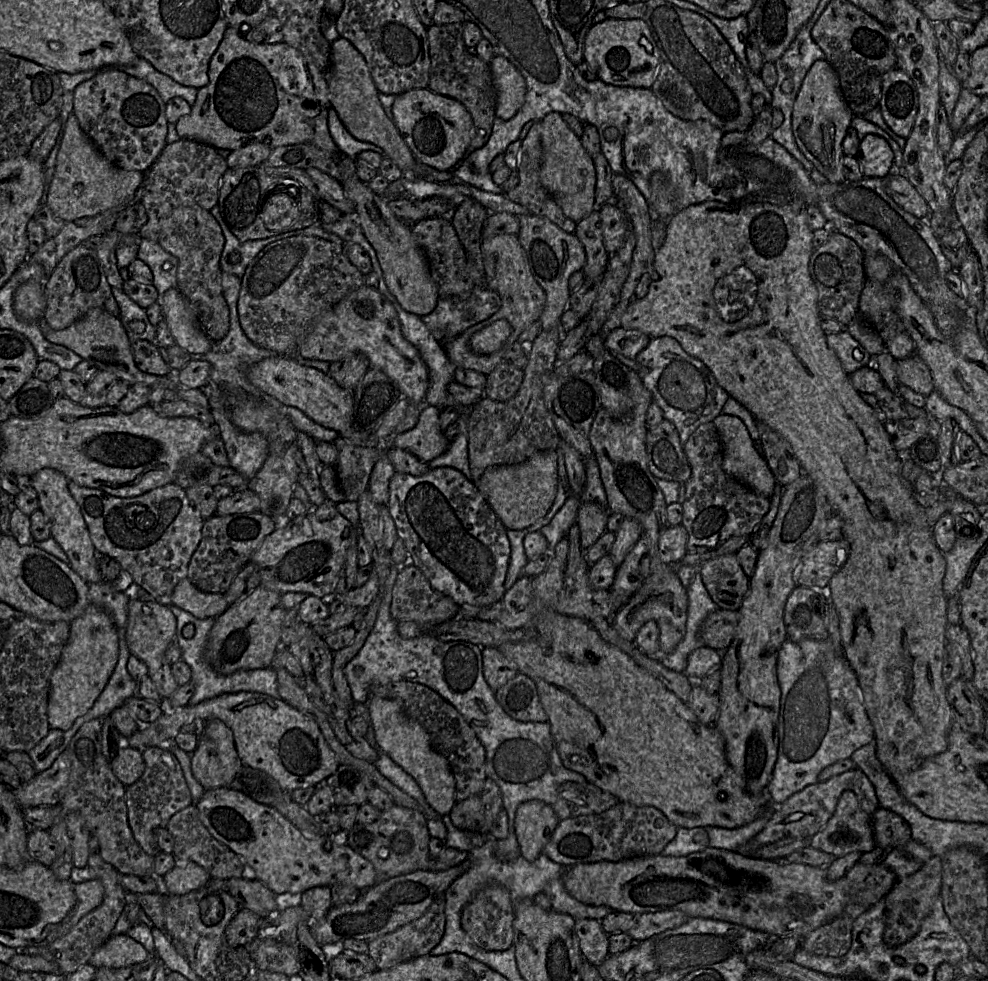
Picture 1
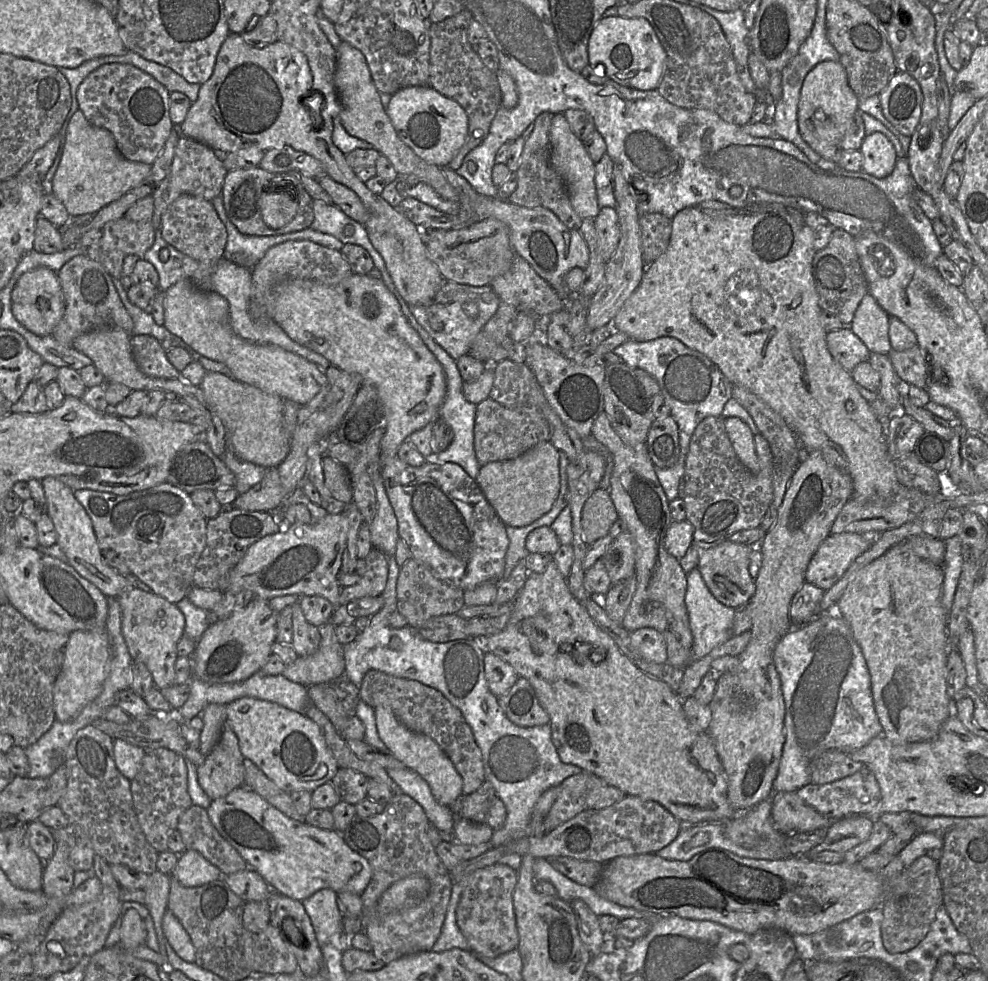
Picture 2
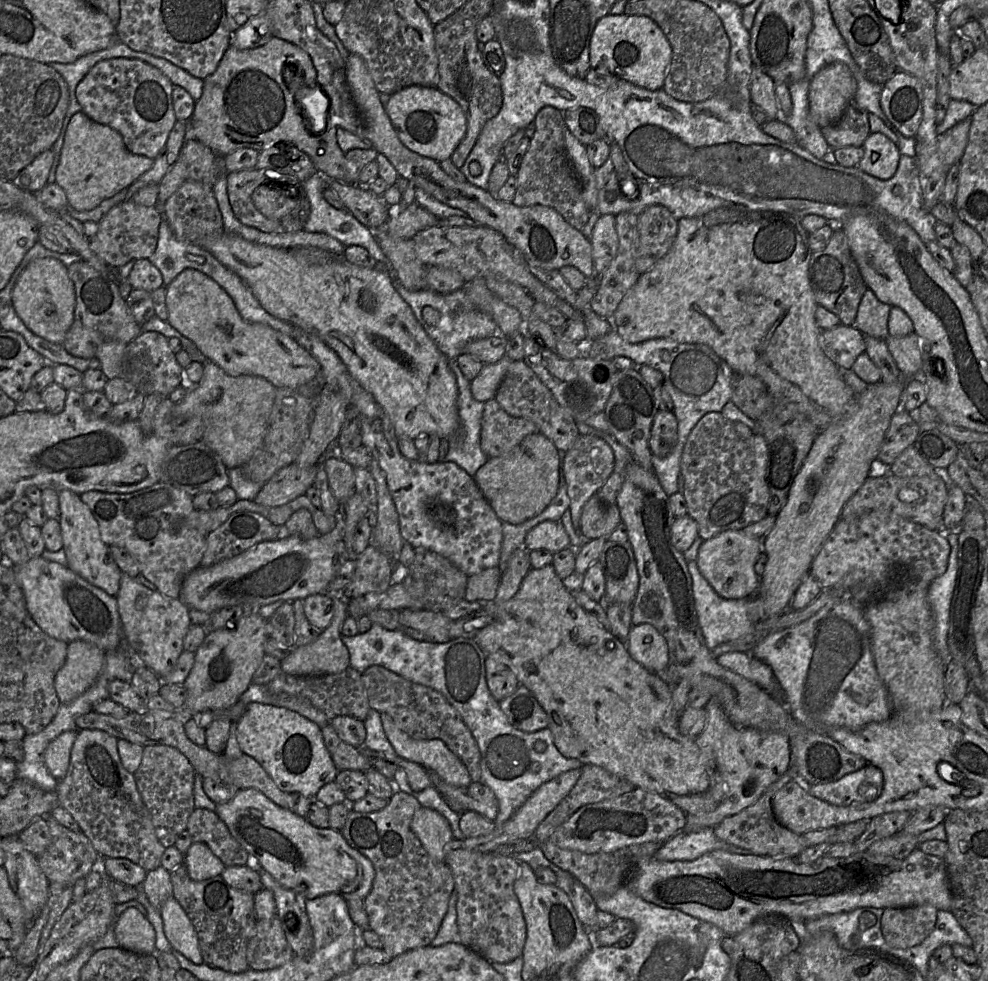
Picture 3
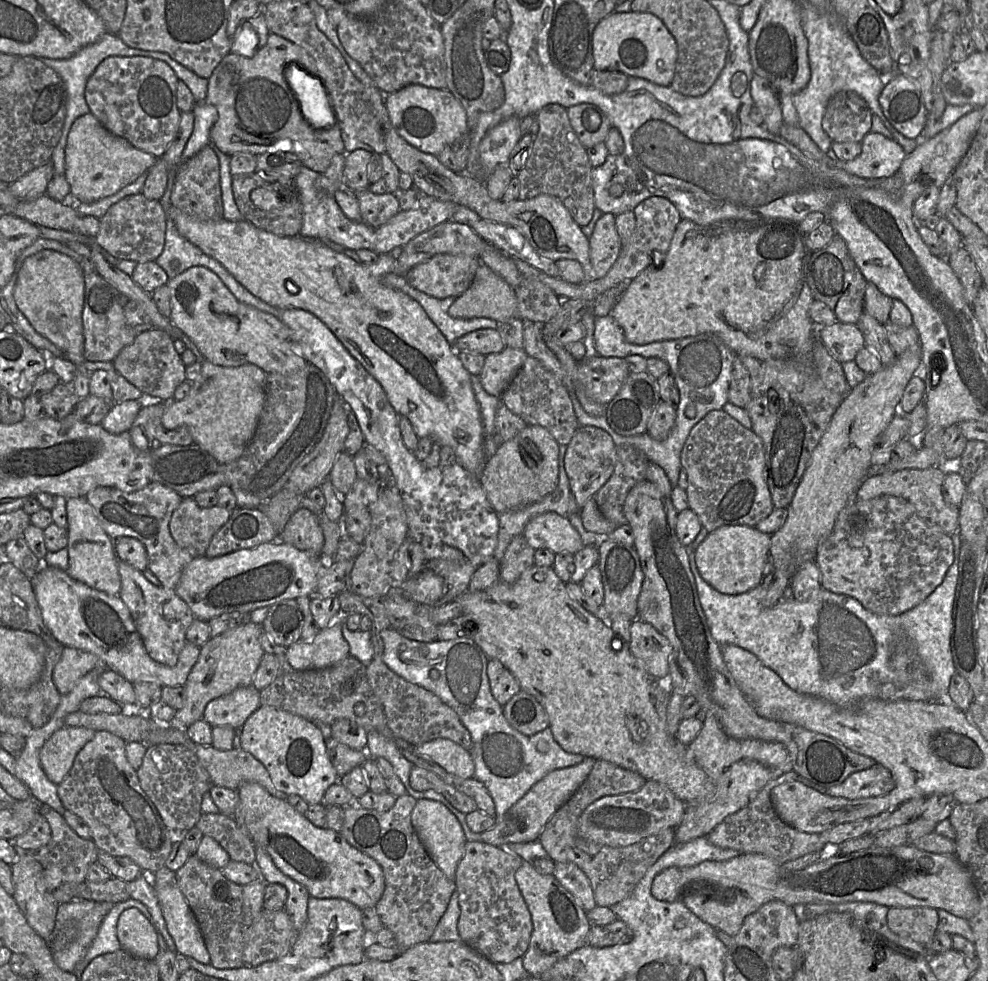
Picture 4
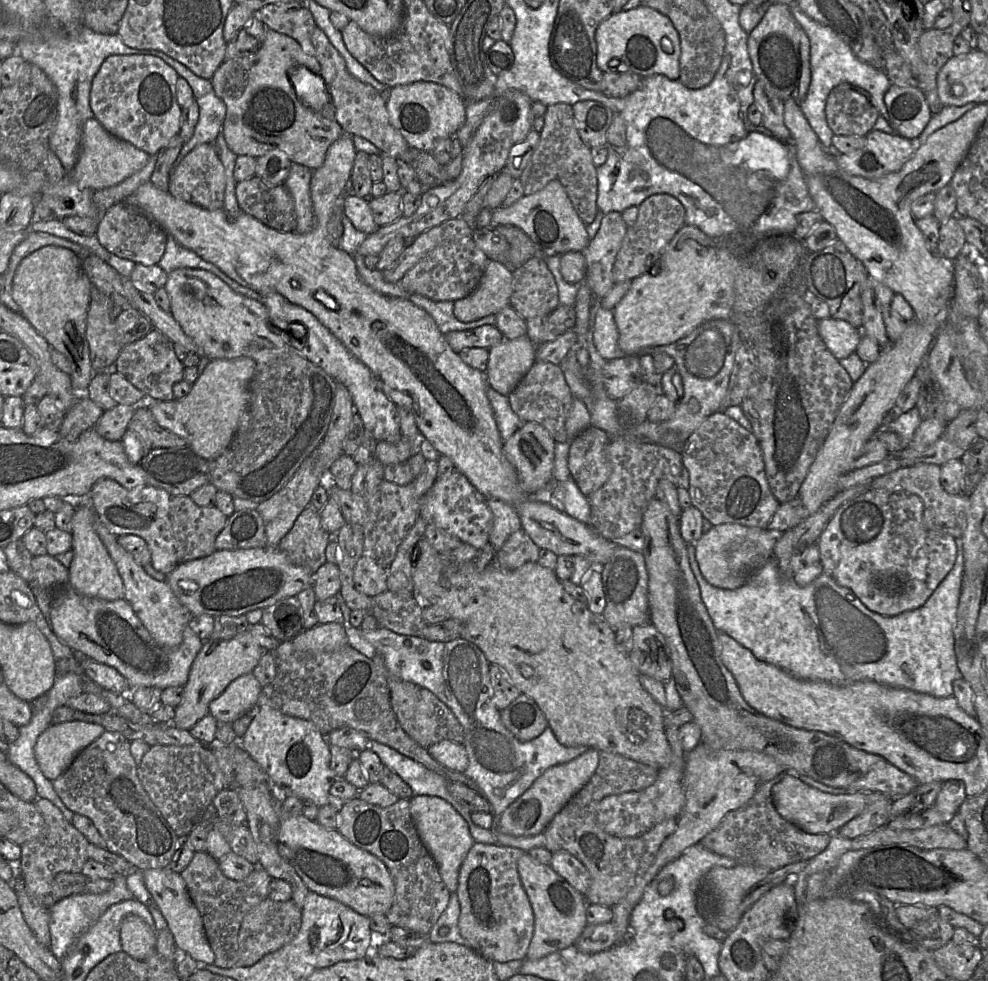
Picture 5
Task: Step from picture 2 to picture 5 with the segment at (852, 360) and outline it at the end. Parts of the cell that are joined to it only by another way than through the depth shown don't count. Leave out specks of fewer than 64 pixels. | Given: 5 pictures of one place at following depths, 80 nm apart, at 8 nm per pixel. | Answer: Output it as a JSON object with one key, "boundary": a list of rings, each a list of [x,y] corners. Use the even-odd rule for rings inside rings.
{"boundary":[[[833,317],[818,320],[818,332],[835,358],[841,360],[856,352],[863,332],[847,321]]]}

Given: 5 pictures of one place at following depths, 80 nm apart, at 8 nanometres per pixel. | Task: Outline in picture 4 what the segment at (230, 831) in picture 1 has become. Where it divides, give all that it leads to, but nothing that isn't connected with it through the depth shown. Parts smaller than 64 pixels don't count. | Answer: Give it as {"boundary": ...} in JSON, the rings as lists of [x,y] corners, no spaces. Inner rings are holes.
{"boundary":[[[243,783],[238,792],[239,803],[233,815],[234,820],[248,832],[254,845],[265,849],[279,870],[306,887],[311,897],[344,899],[361,910],[375,908],[385,889],[385,877],[381,866],[373,858],[353,847],[340,832],[313,825],[285,799],[272,796],[258,783]]]}

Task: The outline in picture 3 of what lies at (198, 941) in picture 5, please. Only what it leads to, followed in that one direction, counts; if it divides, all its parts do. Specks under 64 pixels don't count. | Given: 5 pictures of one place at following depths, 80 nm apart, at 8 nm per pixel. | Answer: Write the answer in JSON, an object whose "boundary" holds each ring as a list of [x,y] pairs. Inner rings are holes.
{"boundary":[[[170,897],[160,908],[163,929],[173,949],[195,964],[203,964],[195,928],[179,902]]]}

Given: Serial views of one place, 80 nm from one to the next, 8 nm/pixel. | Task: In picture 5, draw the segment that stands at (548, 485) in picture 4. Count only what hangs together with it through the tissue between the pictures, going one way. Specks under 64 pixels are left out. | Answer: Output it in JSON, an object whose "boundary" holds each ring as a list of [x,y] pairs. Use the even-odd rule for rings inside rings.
{"boundary":[[[526,422],[503,443],[503,452],[514,466],[520,487],[527,494],[543,488],[551,479],[554,468],[556,441],[550,432],[537,422]]]}

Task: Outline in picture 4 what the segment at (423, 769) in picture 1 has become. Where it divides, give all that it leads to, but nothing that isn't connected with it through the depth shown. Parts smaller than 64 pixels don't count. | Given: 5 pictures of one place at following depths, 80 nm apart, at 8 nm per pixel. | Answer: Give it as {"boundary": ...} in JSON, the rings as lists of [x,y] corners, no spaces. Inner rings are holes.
{"boundary":[[[437,738],[414,746],[415,752],[440,765],[448,773],[462,779],[474,777],[475,767],[470,753],[449,739]]]}

